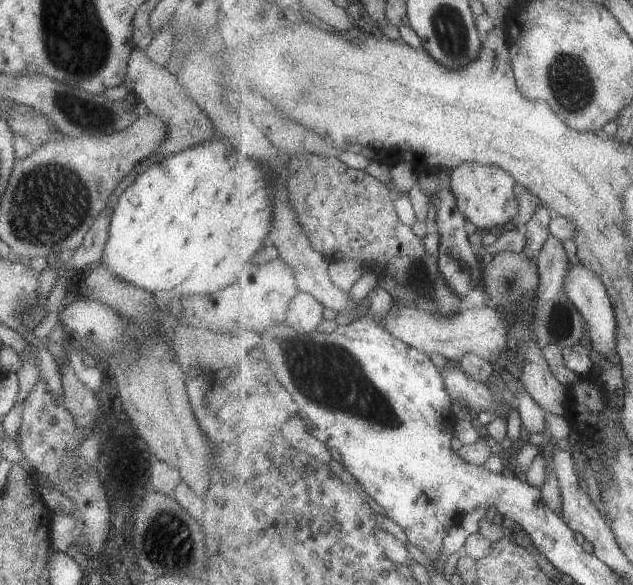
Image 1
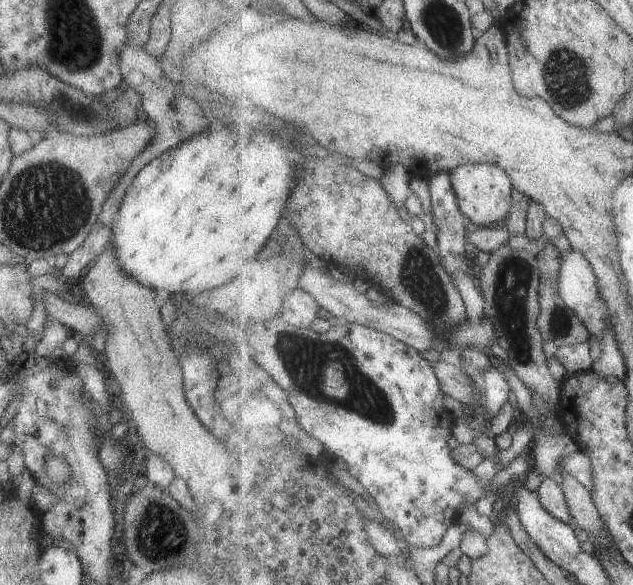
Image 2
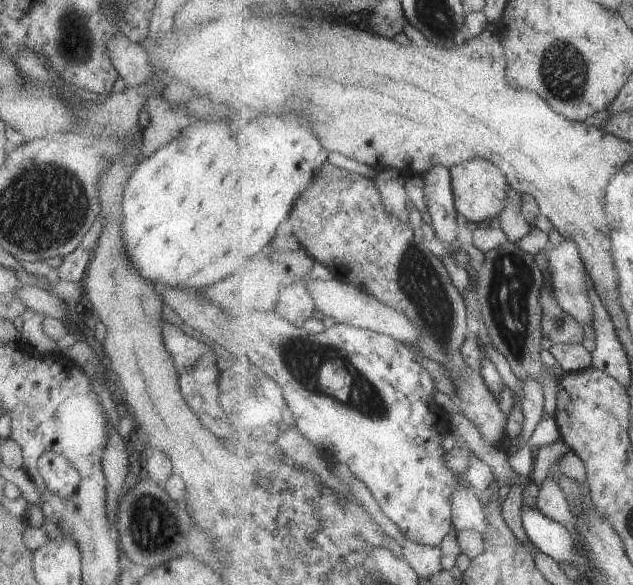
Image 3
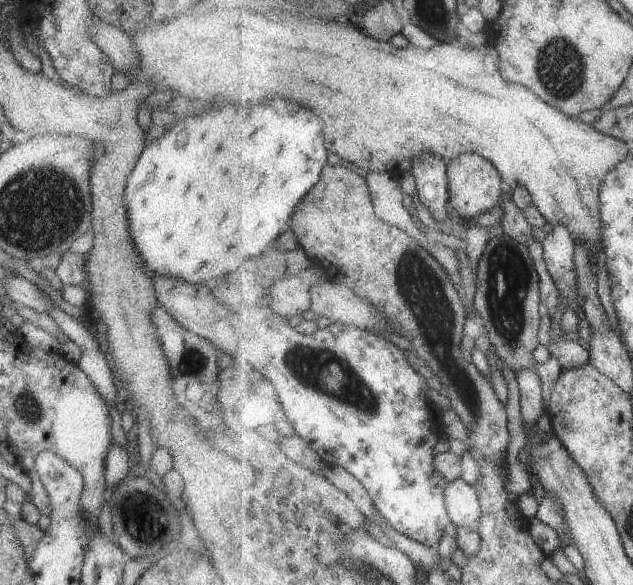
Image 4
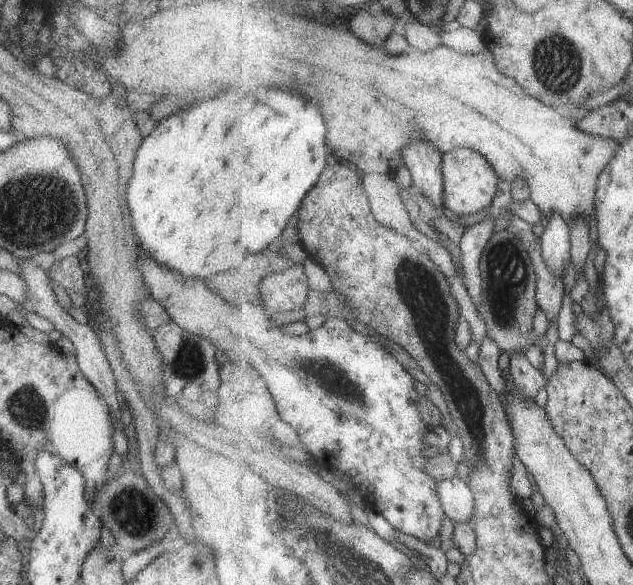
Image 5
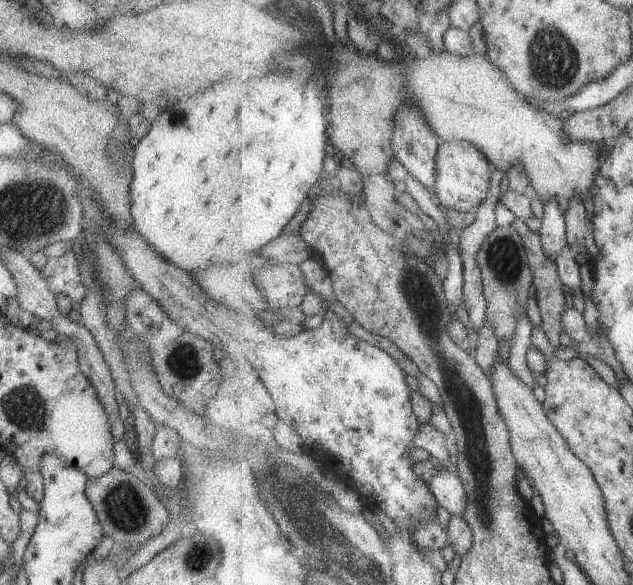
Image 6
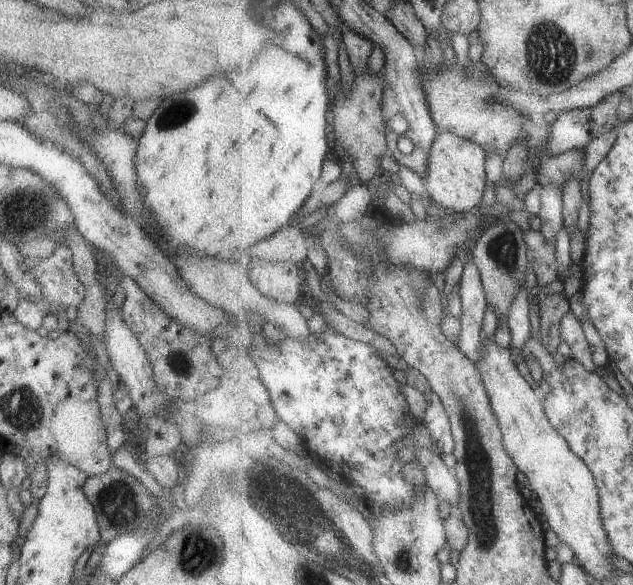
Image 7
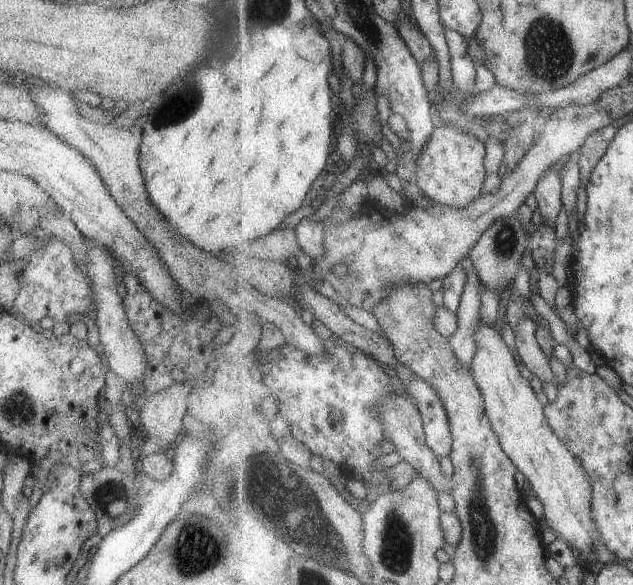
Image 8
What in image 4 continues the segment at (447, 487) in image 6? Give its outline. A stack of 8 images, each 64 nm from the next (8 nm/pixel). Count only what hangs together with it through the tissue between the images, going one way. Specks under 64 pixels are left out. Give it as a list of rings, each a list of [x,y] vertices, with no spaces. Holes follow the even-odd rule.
[[[463,478],[449,482],[444,492],[446,508],[452,523],[457,527],[478,528],[482,516],[482,507],[474,486],[469,486]]]

